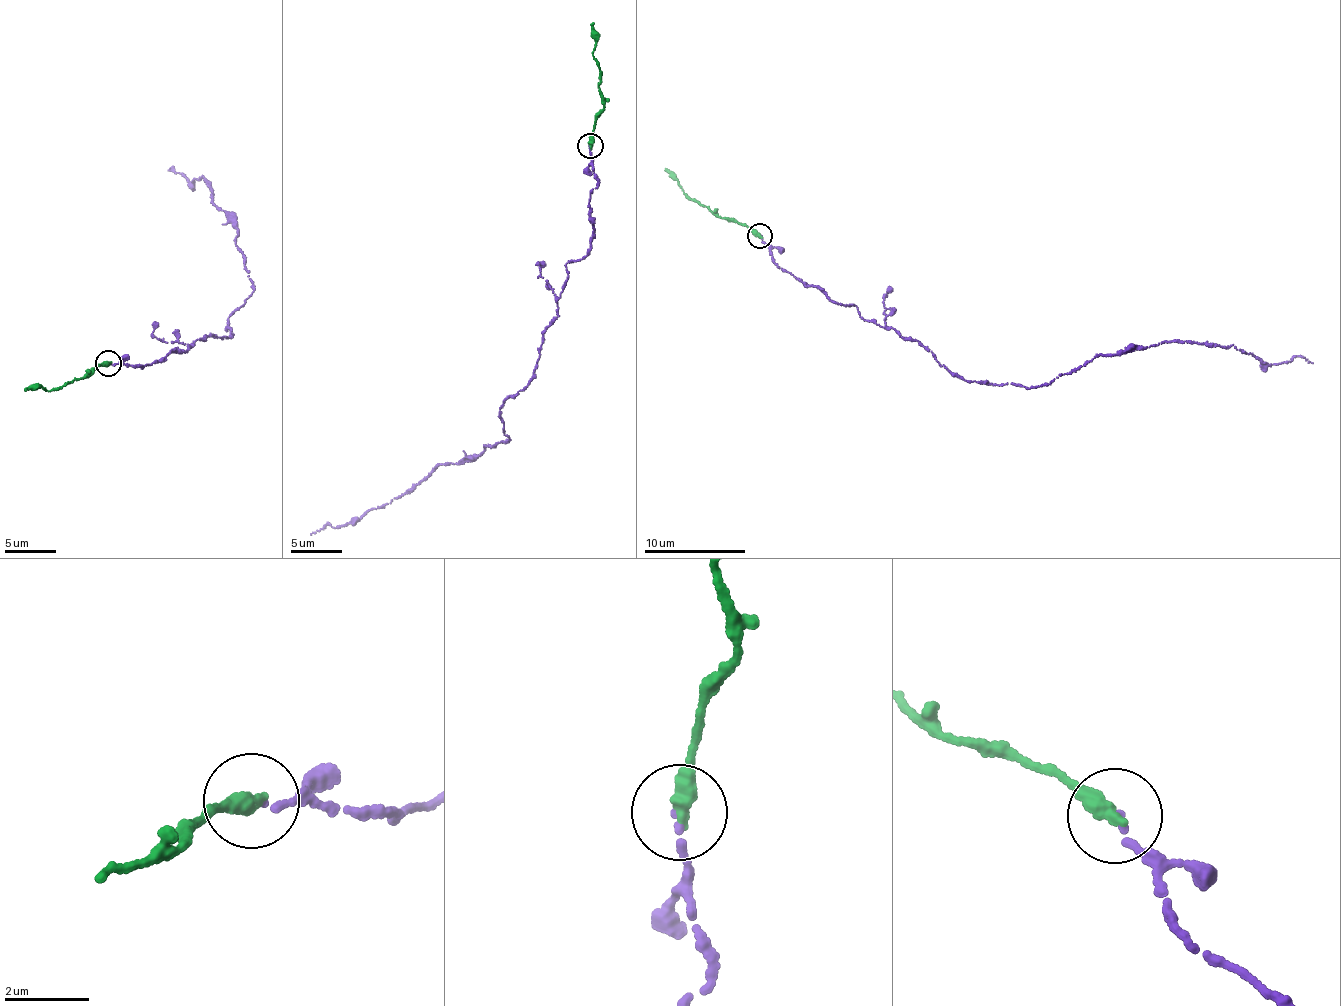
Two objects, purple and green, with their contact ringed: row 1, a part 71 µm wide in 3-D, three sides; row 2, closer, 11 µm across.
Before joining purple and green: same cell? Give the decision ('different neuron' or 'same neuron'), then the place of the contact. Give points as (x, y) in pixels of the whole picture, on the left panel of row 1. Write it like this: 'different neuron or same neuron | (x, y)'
same neuron | (108, 363)

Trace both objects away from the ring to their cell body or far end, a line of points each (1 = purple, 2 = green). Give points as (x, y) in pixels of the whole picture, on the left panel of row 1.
1: (108, 362), (140, 367), (231, 335), (228, 317), (253, 292), (212, 189), (169, 168)
2: (108, 362), (90, 372), (89, 377), (75, 378), (49, 391), (39, 386), (25, 387)

